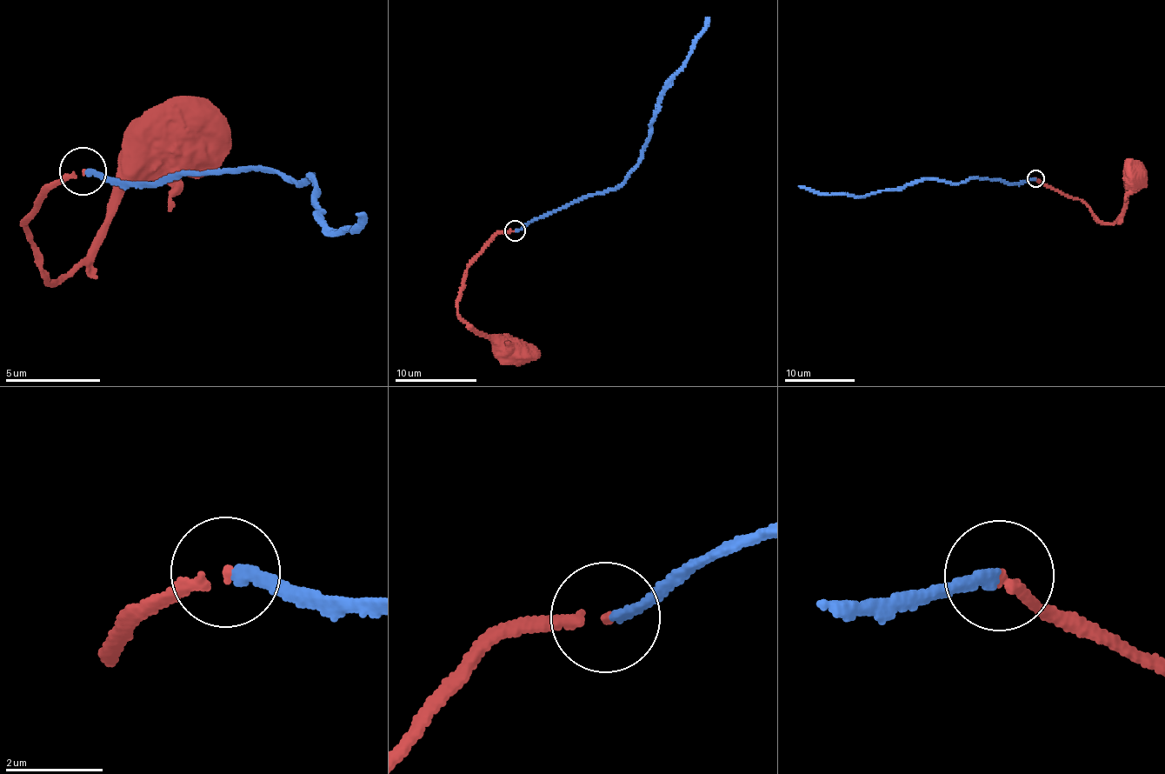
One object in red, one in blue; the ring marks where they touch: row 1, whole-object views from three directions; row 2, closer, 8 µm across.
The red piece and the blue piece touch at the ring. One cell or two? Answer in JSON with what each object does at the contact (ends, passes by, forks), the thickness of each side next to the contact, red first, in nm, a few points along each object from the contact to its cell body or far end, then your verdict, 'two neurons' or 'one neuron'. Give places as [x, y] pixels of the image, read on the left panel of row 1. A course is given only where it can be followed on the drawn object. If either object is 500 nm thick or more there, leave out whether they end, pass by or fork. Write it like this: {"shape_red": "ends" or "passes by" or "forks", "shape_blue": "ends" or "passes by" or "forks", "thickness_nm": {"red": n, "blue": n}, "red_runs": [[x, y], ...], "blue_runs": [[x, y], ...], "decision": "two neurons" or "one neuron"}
{"shape_red": "ends", "shape_blue": "ends", "thickness_nm": {"red": 170, "blue": 200}, "red_runs": [[82, 170], [55, 178], [22, 224], [43, 278], [58, 280], [108, 231], [120, 189], [179, 136], [172, 136]], "blue_runs": [[86, 170], [159, 184], [234, 170], [279, 171], [296, 183], [310, 176], [320, 230], [353, 231], [362, 213]], "decision": "two neurons"}

